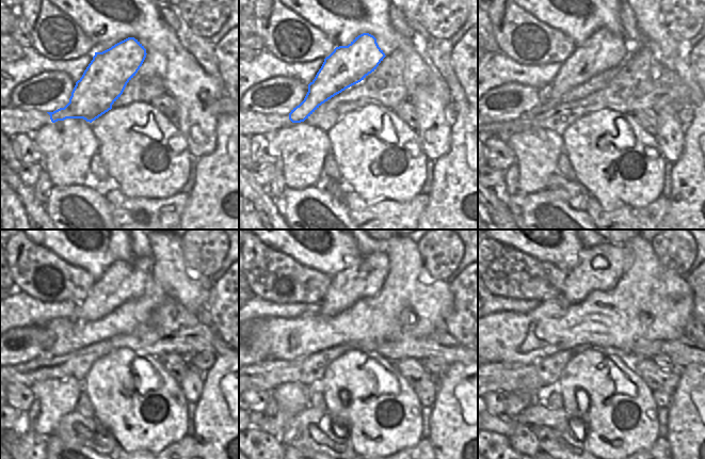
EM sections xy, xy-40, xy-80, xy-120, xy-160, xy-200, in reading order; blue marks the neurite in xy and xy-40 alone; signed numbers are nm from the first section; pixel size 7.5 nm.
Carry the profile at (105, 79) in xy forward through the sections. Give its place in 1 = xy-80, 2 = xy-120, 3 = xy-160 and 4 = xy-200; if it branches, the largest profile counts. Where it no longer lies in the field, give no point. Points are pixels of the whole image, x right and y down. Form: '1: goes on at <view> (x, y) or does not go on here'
1: goes on at xy-80 (603, 50)
2: goes on at xy-120 (123, 281)
3: goes on at xy-160 (365, 279)
4: goes on at xy-200 (599, 268)

